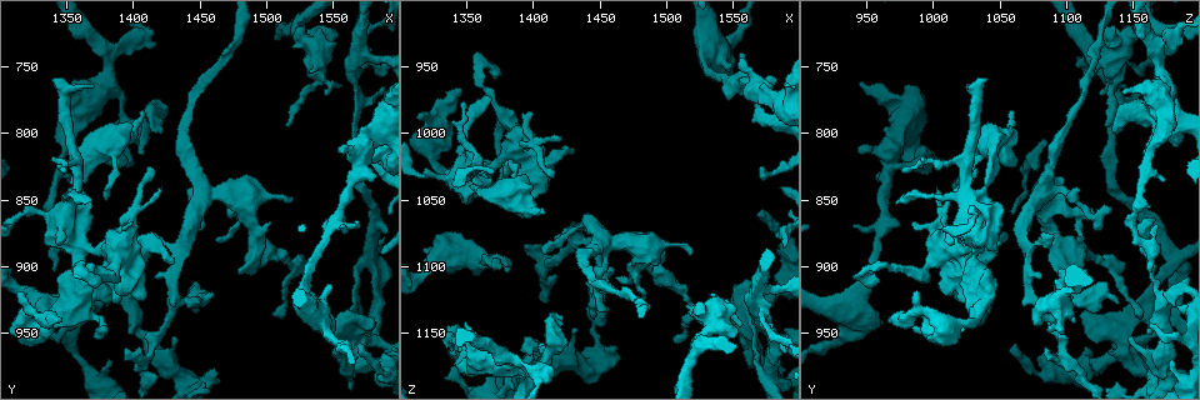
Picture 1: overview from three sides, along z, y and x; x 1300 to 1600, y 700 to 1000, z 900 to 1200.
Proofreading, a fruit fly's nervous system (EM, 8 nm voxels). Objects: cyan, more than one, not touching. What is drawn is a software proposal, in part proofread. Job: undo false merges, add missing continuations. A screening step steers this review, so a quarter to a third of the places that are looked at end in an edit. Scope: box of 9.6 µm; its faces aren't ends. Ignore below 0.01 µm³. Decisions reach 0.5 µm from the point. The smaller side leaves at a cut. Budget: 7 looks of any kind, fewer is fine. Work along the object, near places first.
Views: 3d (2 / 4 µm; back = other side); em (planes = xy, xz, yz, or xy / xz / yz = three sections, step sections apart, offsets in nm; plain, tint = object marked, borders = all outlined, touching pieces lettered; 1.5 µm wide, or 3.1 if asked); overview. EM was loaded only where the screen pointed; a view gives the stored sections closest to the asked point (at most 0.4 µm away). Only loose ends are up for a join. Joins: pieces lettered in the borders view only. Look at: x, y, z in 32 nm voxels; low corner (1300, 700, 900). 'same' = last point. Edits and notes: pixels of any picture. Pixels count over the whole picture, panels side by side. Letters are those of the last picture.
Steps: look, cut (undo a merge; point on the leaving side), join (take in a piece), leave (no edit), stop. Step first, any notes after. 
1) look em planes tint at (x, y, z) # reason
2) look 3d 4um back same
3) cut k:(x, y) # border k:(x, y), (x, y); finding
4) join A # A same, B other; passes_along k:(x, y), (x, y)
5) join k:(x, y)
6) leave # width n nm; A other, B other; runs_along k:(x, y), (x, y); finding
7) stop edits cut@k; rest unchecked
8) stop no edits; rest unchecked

look 3d 4um back at (1392, 826, 1062) # free end

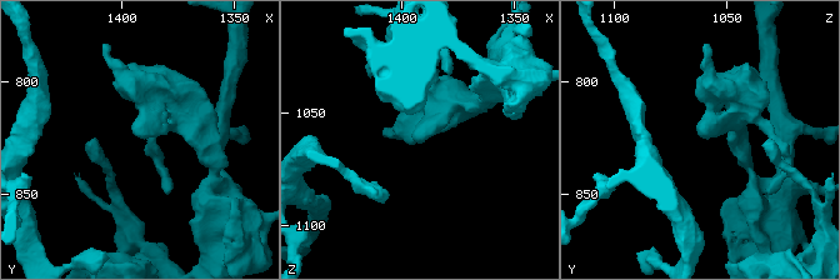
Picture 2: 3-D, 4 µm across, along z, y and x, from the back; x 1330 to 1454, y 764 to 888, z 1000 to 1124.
look em yz step 4 borders at (1393, 823, 1062)

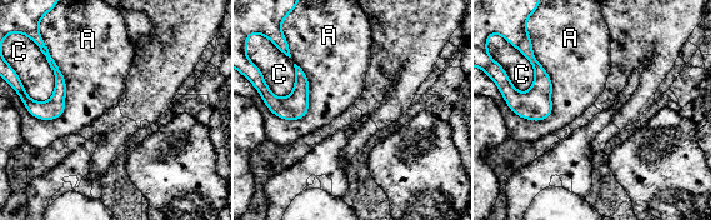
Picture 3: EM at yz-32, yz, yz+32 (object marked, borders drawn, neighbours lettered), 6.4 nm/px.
leave # longest_contact A 600 nm; A other, C other; runs_along 3:(284, 49), (300, 75), (296, 116); no lettered piece goes on from it

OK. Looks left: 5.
look 3d 4um at (1550, 914, 950) # branch stops here

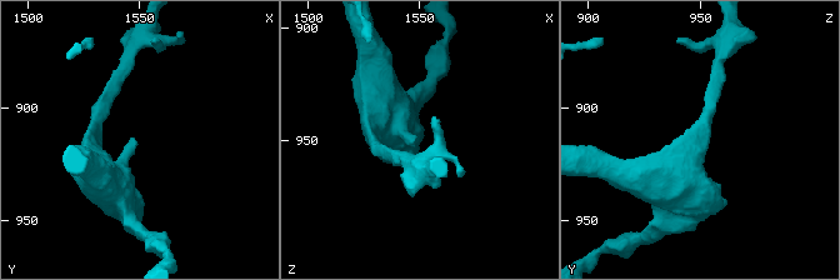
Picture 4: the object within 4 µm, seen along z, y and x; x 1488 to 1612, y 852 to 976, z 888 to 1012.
look em xy step 8 borders at (1549, 915, 951)

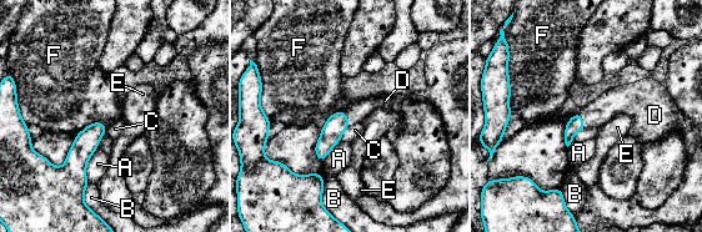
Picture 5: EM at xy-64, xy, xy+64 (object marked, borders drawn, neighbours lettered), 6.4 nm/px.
look em planes borders same # another direction

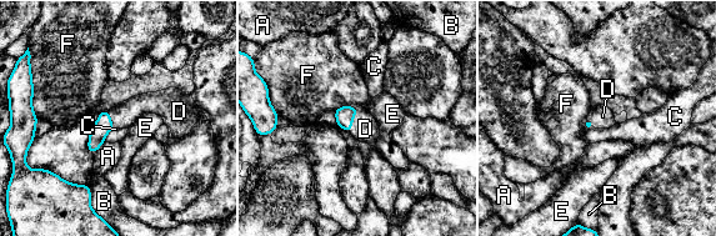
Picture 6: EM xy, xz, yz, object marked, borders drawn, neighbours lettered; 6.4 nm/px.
join D # A other, B other, C other, D same, E other, F other; passes_along 6:(344, 115), (351, 120), (365, 129); the cell continues

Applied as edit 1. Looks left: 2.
look overview # redraw

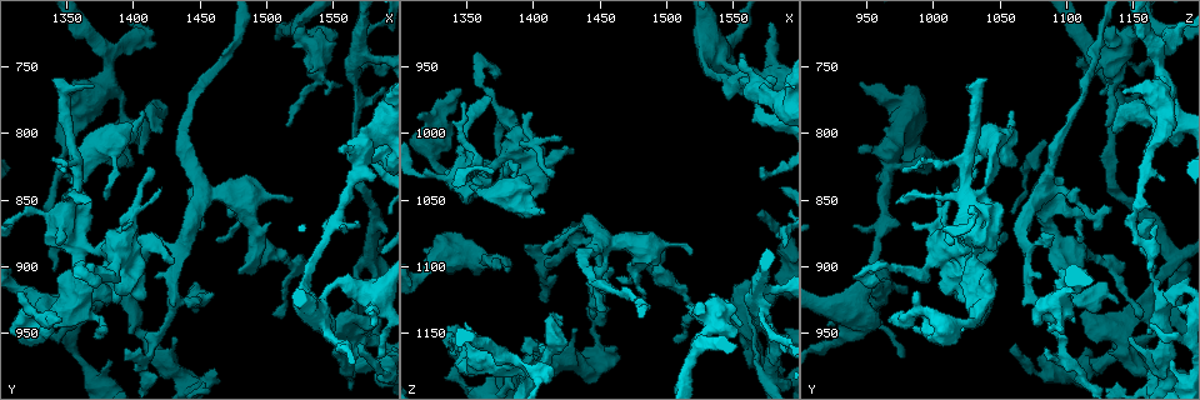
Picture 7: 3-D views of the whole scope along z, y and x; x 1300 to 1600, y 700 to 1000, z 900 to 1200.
look em xz step 4 borders at (1568, 742, 1122) # sharp bend

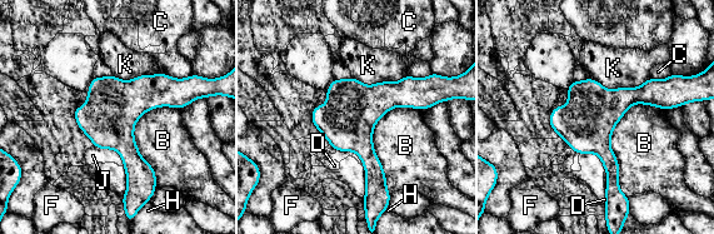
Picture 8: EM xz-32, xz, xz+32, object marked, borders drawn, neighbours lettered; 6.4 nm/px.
leave # longest_contact B 600 nm; B other, C other, D other, F other, H other, J other, K other; border 8:(660, 106), (628, 197); all the same cell

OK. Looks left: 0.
stop edits join@6; rest unchecked

